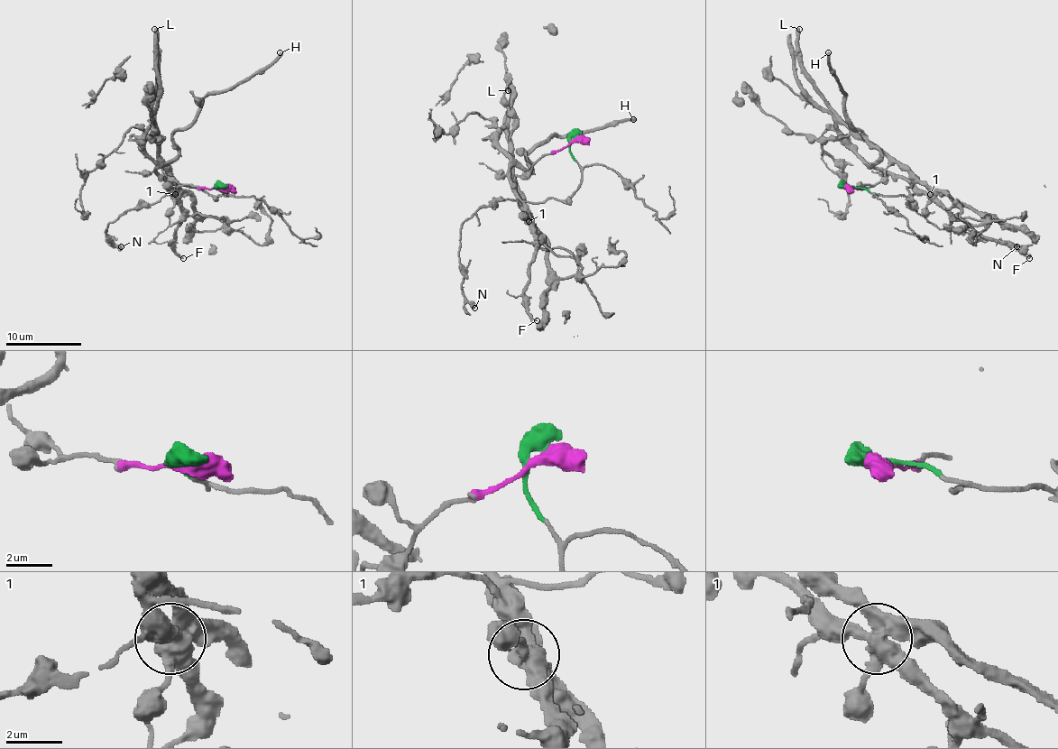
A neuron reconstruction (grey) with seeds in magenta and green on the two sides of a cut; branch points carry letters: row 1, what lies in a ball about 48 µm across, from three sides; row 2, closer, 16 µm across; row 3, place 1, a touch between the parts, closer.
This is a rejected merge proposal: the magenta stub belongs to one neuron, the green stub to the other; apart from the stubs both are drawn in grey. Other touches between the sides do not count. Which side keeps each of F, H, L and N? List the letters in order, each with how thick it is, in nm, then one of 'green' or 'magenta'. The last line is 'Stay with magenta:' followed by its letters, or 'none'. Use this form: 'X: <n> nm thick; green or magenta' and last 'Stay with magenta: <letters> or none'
F: 260 nm thick; green
H: 320 nm thick; green
L: 440 nm thick; magenta
N: 480 nm thick; green
Stay with magenta: L

